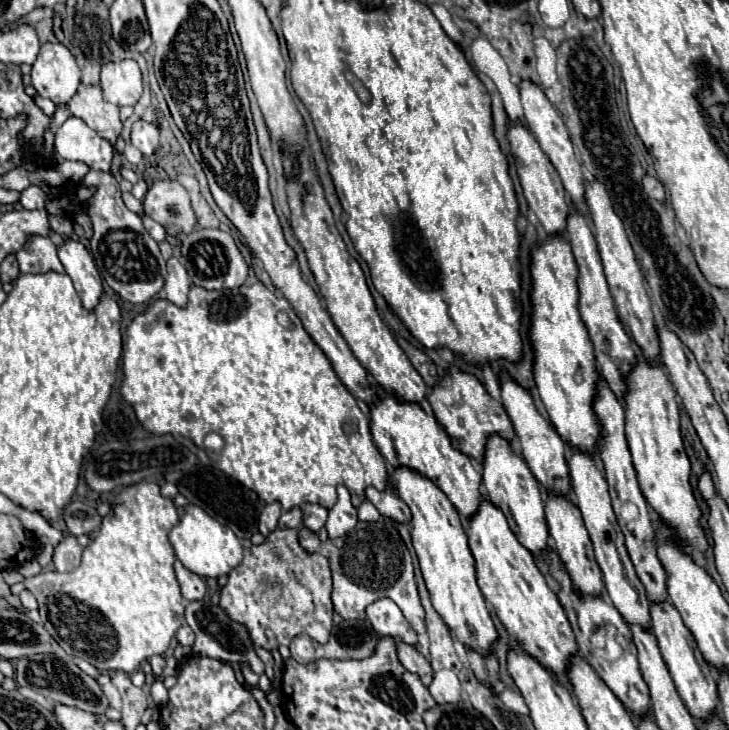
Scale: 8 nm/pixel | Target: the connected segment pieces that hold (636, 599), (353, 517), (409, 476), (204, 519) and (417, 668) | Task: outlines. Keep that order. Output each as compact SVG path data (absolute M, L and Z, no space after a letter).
M571 450L569 472L571 472L571 482L573 482L573 492L577 496L577 506L583 514L585 528L591 536L591 542L595 548L595 560L603 572L605 588L609 592L613 606L617 608L617 612L621 614L621 618L627 624L637 624L645 630L651 630L651 614L649 614L651 602L647 600L647 594L643 592L643 584L639 584L639 578L637 578L633 564L629 560L621 528L619 528L615 512L611 508L611 498L607 492L607 482L603 478L603 472L597 468L597 462L591 456L587 456L579 450Z
M339 486L337 492L339 492L339 500L329 510L329 520L325 526L331 540L345 536L357 524L357 508L351 504L351 496L349 496L347 488Z
M397 468L393 472L389 488L411 508L413 548L417 552L421 574L431 594L433 608L465 648L479 652L483 658L489 656L489 650L497 642L499 634L475 580L475 558L469 550L467 534L459 514L431 480L409 468Z
M195 504L185 506L179 524L173 526L169 532L169 540L175 548L175 556L183 562L183 566L203 578L219 578L223 574L229 574L243 560L243 544L233 534L233 530L219 524L215 518L211 518L203 508Z
M399 644L397 646L397 656L399 656L399 662L409 670L409 672L413 672L413 674L417 674L419 676L419 680L427 686L427 684L431 684L431 680L433 680L433 670L431 670L431 664L429 664L429 660L425 658L425 656L421 656L417 650L415 650L415 646L409 646L409 644Z

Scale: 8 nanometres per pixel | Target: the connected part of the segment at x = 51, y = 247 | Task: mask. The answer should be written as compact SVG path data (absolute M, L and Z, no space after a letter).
M33 236L25 248L17 254L19 270L23 274L45 274L45 272L59 272L65 274L63 264L57 256L57 246L51 242L51 238Z

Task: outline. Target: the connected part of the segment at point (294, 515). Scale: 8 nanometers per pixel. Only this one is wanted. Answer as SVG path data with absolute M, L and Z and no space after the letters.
M293 508L289 512L283 512L281 518L279 518L279 528L299 528L301 526L301 510L299 508Z

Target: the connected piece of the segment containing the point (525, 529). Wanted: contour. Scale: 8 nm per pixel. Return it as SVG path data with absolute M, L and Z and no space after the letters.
M491 436L485 448L485 460L483 460L483 486L487 490L489 502L499 508L517 540L539 560L545 560L549 552L549 528L545 520L545 502L541 498L539 484L531 470L527 468L525 460L515 454L511 444L499 436Z

